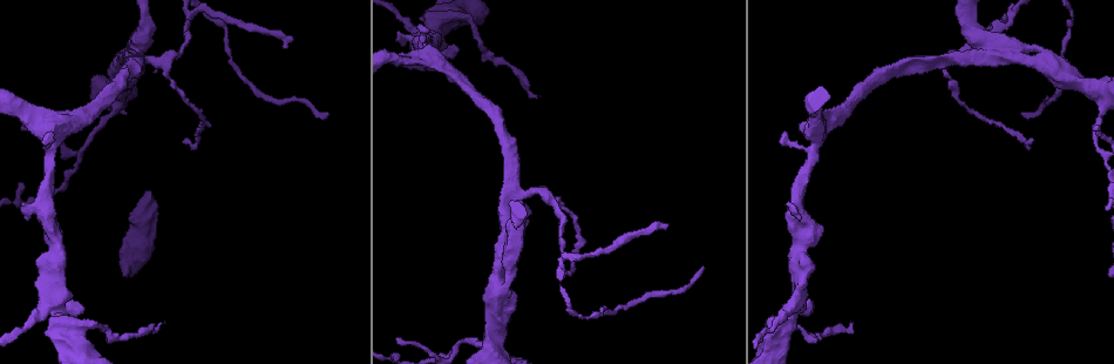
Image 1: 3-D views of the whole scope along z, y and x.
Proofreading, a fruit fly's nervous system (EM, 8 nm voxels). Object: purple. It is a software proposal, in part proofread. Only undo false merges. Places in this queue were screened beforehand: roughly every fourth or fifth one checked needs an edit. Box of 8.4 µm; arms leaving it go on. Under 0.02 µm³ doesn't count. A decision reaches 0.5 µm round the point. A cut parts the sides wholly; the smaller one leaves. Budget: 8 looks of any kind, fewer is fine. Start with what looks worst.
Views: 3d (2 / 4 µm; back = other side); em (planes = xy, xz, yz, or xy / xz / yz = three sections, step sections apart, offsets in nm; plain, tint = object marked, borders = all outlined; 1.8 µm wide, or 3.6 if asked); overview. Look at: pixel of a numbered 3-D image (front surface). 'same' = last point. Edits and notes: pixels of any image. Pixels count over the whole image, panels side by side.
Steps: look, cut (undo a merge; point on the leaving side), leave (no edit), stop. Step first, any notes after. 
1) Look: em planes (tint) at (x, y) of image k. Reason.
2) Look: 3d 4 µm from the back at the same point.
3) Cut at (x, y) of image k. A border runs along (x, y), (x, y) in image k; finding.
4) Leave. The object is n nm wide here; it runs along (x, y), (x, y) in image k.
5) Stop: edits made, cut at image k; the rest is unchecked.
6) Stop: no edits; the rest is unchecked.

Look: em planes (tint) at (973, 57) of image 1. Abrupt turn.

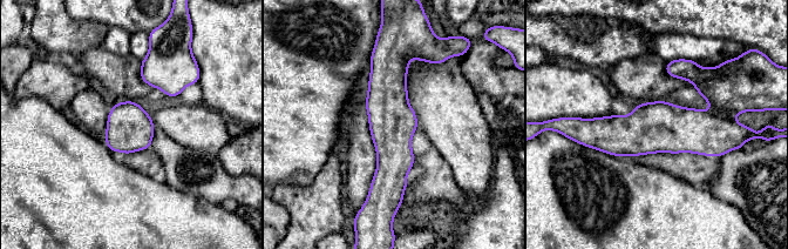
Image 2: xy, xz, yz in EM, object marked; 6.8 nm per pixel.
Leave. The object is 320 nm wide here; it runs along (388, 55), (393, 188), (400, 196) in image 2; continuous, no second neuron.

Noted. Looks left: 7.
Look: 3d 4 µm from the back at (1009, 19) of image 1. Abrupt turn.

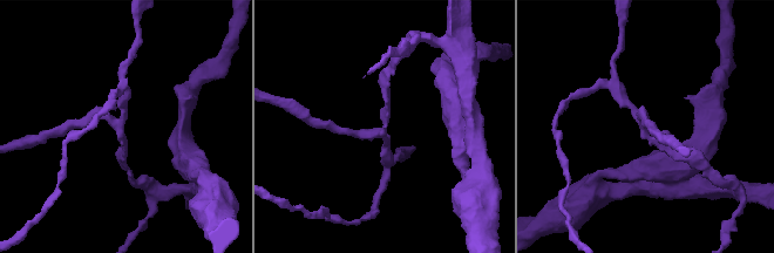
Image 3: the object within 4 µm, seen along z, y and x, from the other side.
Look: em xz step 8 (tint) at (383, 133) of image 3.

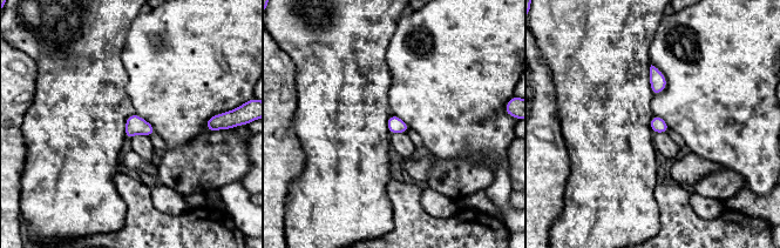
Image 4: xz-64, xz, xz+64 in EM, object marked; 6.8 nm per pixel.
Leave. Continuous, no second neuron.

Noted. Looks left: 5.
Look: 3d 2 µm at (815, 133) of image 1.

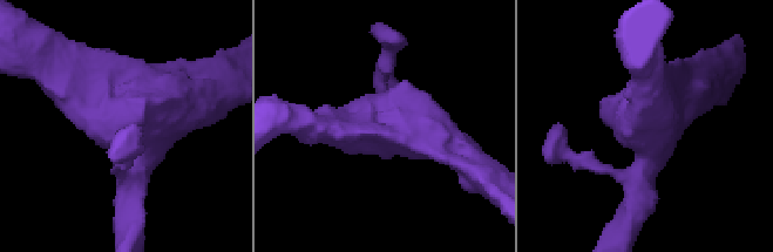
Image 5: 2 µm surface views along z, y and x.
Look: em xz step 4 (tint) at (652, 125) of image 5. 3 arms meet here; the arms are 220, 260, 280 nm wide; now the EM.

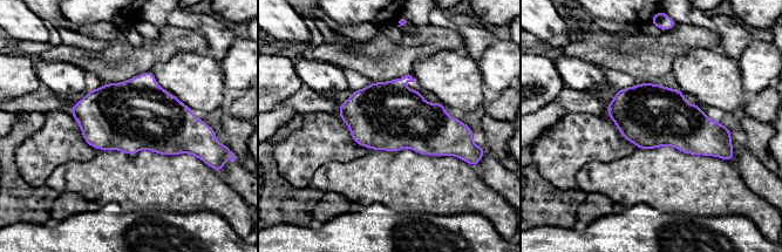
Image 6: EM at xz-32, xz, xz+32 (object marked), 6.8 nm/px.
Look: em planes (tint) at the same point. Another direction.

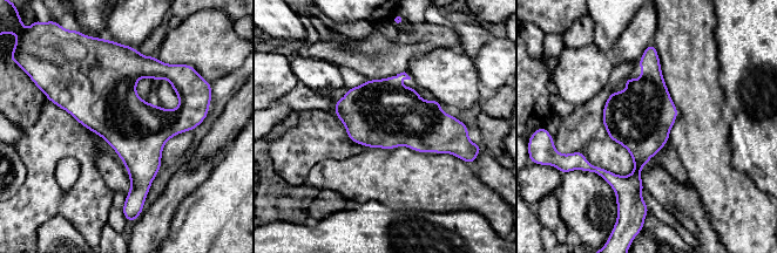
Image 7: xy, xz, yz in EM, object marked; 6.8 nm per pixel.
Leave. Continuous, no second neuron.

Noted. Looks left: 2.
Stop: no edits; the rest is unchecked.

